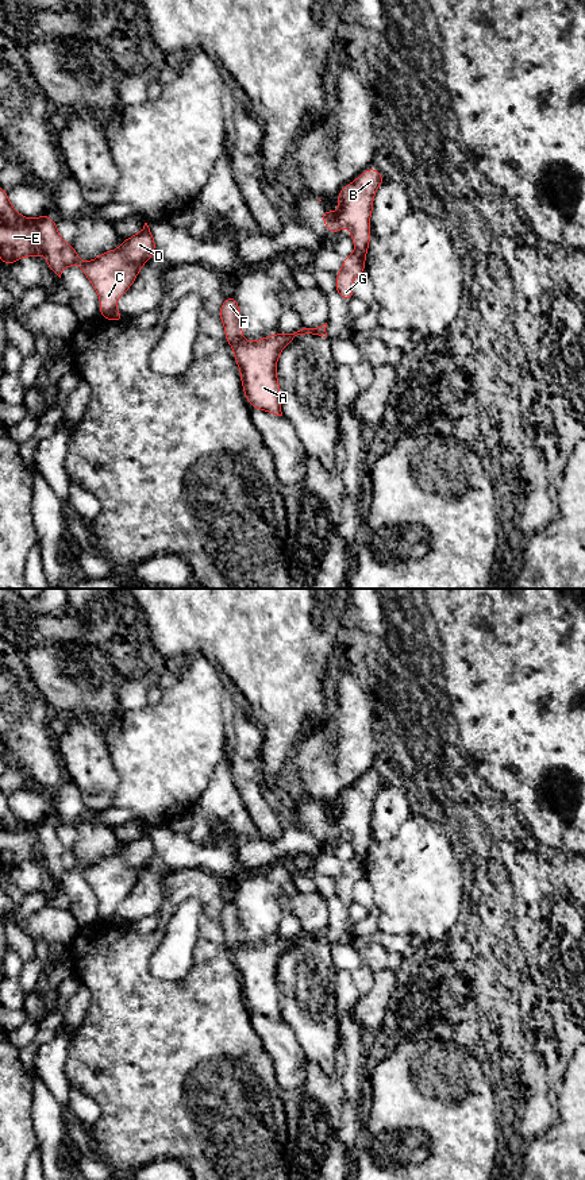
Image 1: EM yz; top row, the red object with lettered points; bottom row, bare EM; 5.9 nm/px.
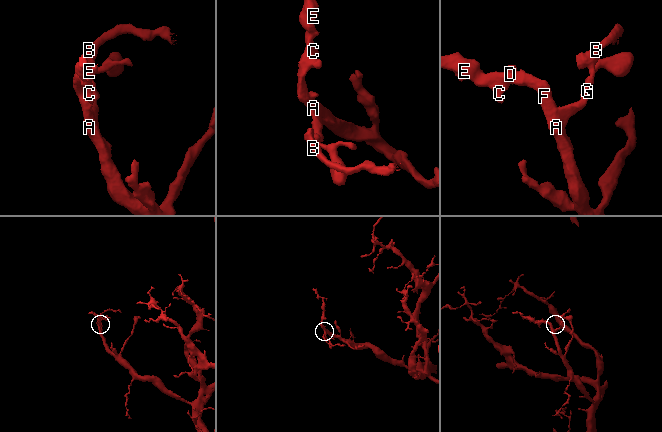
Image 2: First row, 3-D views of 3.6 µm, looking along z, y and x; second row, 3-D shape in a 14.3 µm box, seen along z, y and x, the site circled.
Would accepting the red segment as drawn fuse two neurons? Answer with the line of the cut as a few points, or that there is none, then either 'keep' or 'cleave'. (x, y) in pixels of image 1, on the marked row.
cut in yz along (357, 250), (364, 257); cleave

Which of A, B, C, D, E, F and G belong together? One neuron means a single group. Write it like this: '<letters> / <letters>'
A C D E F G / B

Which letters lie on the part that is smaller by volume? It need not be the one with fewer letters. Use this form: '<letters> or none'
B

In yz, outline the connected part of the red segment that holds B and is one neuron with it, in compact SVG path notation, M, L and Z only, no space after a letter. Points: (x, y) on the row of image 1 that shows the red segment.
M377 169L365 170L355 181L347 184L339 193L339 209L334 213L322 211L328 232L339 232L343 227L351 230L351 239L358 252L367 254L370 242L369 221L377 188L384 182Z

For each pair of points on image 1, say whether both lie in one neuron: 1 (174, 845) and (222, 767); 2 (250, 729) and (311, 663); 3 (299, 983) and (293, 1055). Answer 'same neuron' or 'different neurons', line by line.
1: same neuron
2: different neurons
3: different neurons

